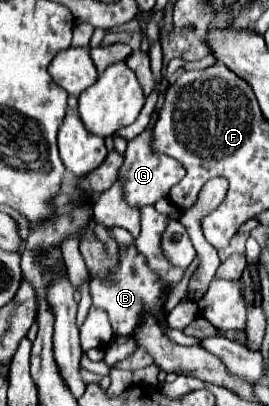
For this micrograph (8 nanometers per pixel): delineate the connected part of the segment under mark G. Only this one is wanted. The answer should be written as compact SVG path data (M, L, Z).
M145 129L139 137L135 137L125 151L125 161L121 167L123 173L123 187L125 187L125 199L133 207L143 207L155 204L159 199L167 197L169 189L185 177L185 167L171 159L171 157L157 157L149 151L149 135L151 131Z

